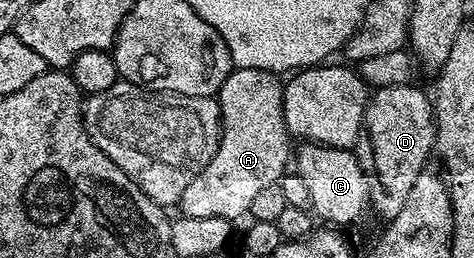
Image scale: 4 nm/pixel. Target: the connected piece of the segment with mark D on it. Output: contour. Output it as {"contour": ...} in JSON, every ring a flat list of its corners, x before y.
{"contour":[[417,84,384,86,379,88,369,98,366,114,362,120,362,134,358,136,356,152,358,162,366,170,370,182,370,200,373,212,378,212,383,217,383,222,389,223,404,207,416,179,422,173,422,168,429,161,434,151,434,106,431,98,422,89,417,89]]}

